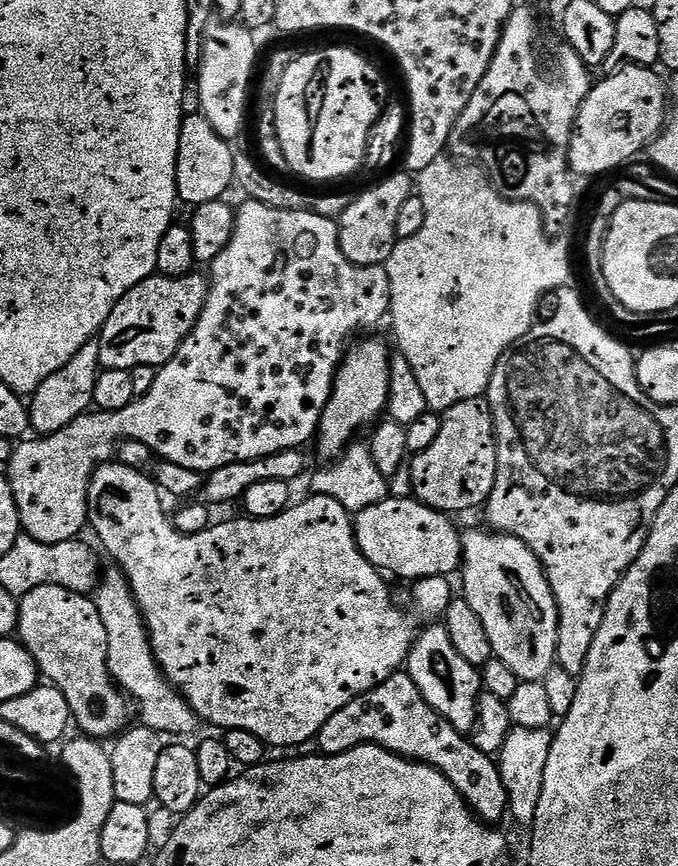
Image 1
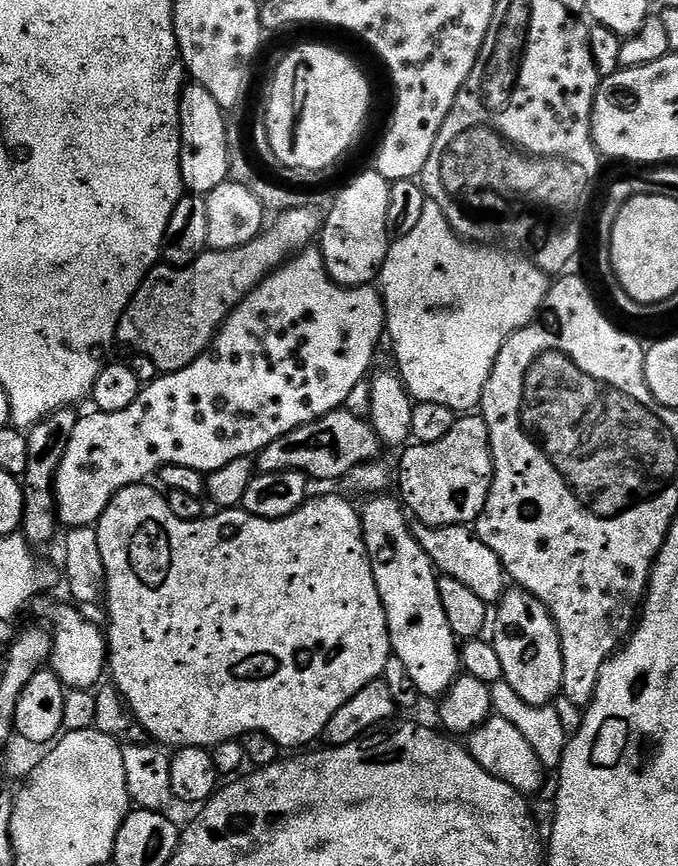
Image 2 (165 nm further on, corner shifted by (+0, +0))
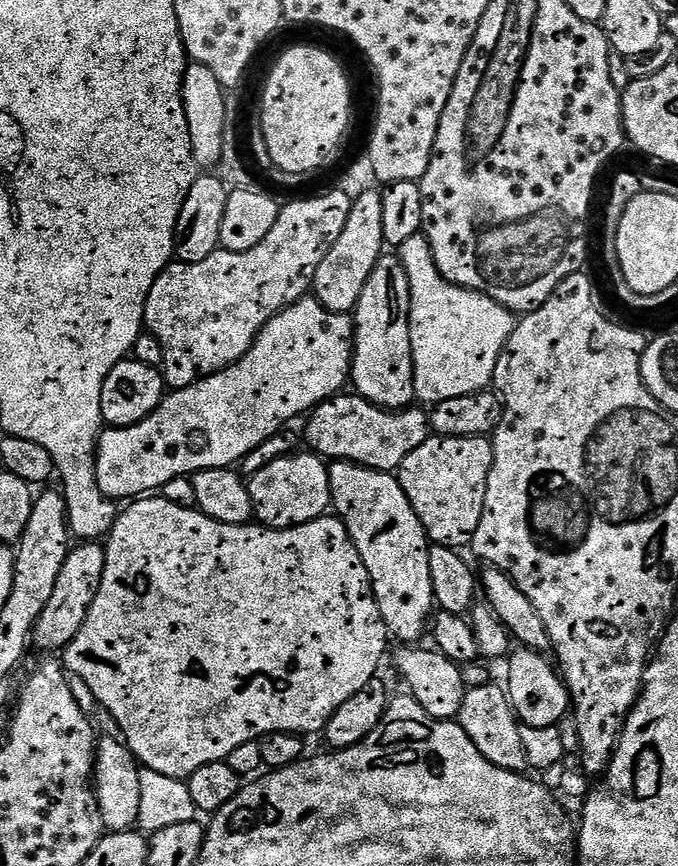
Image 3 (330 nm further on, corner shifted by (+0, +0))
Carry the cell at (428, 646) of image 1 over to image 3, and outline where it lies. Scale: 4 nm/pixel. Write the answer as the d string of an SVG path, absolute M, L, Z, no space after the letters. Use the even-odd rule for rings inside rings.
M349 460L335 461L329 467L328 477L332 508L344 521L358 554L362 554L382 622L386 622L391 639L400 640L396 642L423 641L420 639L423 636L425 639L434 616L428 553L430 541L399 479L391 472L363 468Z

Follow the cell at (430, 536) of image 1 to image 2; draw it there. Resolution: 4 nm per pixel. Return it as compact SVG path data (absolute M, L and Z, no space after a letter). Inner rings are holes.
M463 524L445 528L420 526L415 529L414 535L431 558L432 567L437 573L462 582L462 586L470 586L470 590L474 590L474 594L478 594L478 598L482 598L484 604L499 605L509 587L510 577L505 572L498 554L494 554L494 550L490 550L490 546L486 546L486 542L482 542L482 538L476 535L471 527Z

